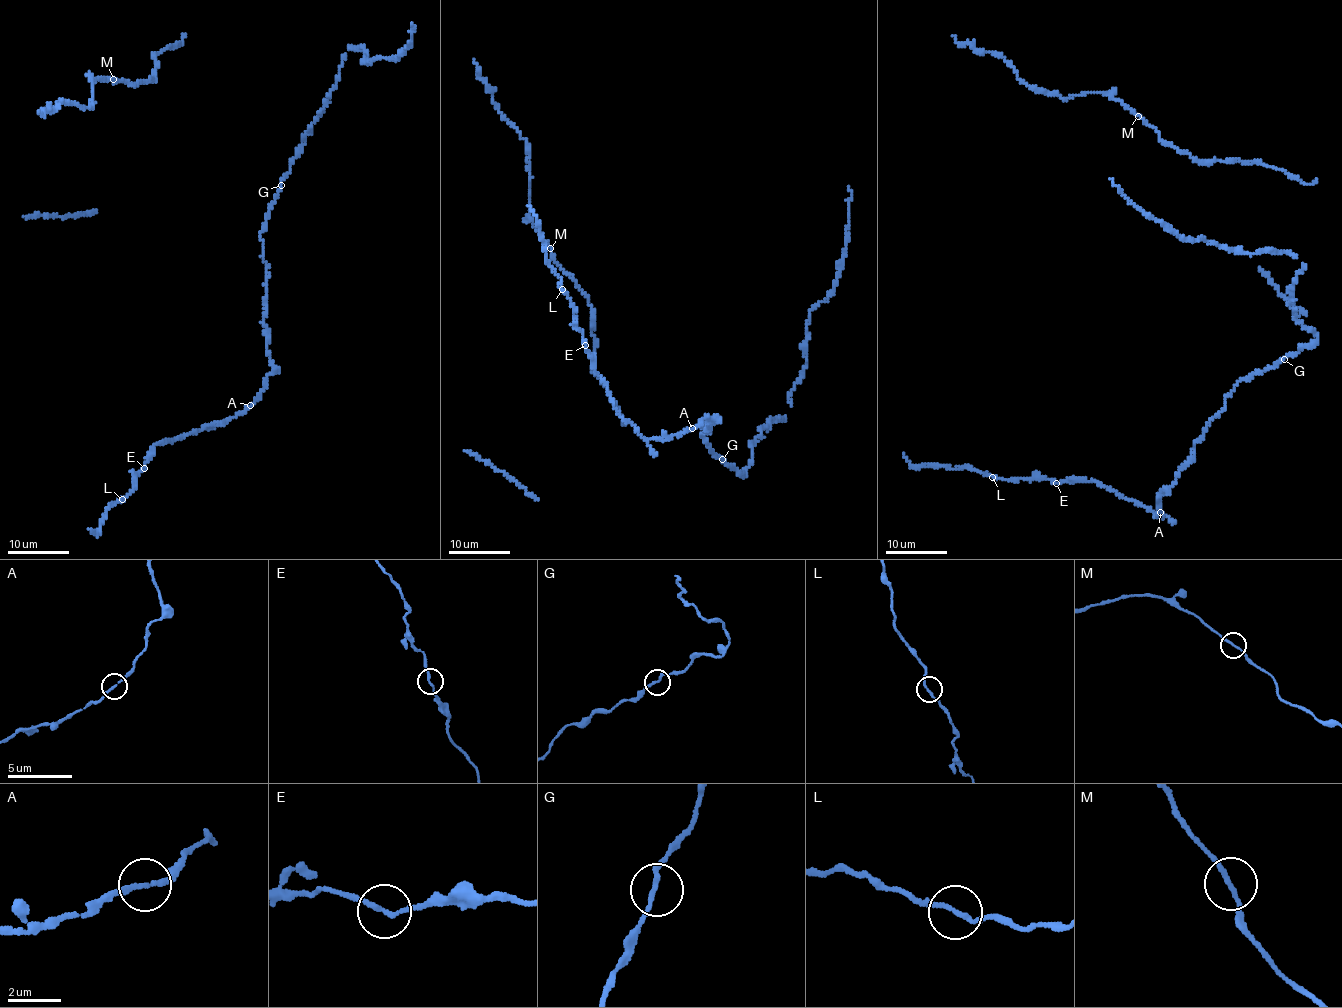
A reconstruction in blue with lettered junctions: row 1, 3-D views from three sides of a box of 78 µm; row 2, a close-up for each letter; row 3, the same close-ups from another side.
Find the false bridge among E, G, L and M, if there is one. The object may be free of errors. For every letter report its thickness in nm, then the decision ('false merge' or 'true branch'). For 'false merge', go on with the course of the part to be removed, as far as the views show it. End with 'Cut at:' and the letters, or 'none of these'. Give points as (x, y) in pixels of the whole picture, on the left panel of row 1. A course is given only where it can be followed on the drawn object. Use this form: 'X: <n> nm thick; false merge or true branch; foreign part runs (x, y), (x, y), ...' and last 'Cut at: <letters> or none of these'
E: 160 nm thick; true branch
G: 170 nm thick; true branch
L: 160 nm thick; true branch
M: 160 nm thick; true branch
Cut at: none of these

